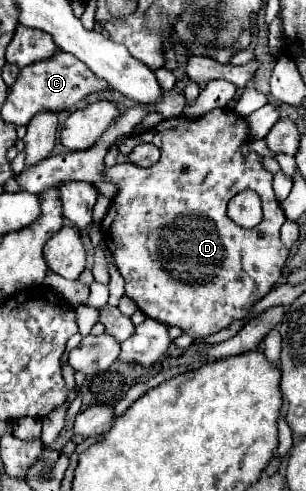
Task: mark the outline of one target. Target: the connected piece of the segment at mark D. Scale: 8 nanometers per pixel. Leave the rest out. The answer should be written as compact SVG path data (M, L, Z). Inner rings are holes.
M216 108L196 120L176 116L162 120L146 132L132 134L118 144L122 154L130 154L140 142L156 144L162 156L154 166L138 168L122 162L104 172L104 180L114 184L118 192L102 220L102 236L116 268L126 280L126 296L132 298L148 318L166 326L178 326L194 340L212 336L246 316L250 306L278 284L288 258L288 248L280 242L280 228L286 216L272 192L272 174L264 170L258 154L242 156L240 152L248 136L246 120L234 110ZM250 188L262 198L264 218L256 228L246 230L226 216L226 204L234 194Z

